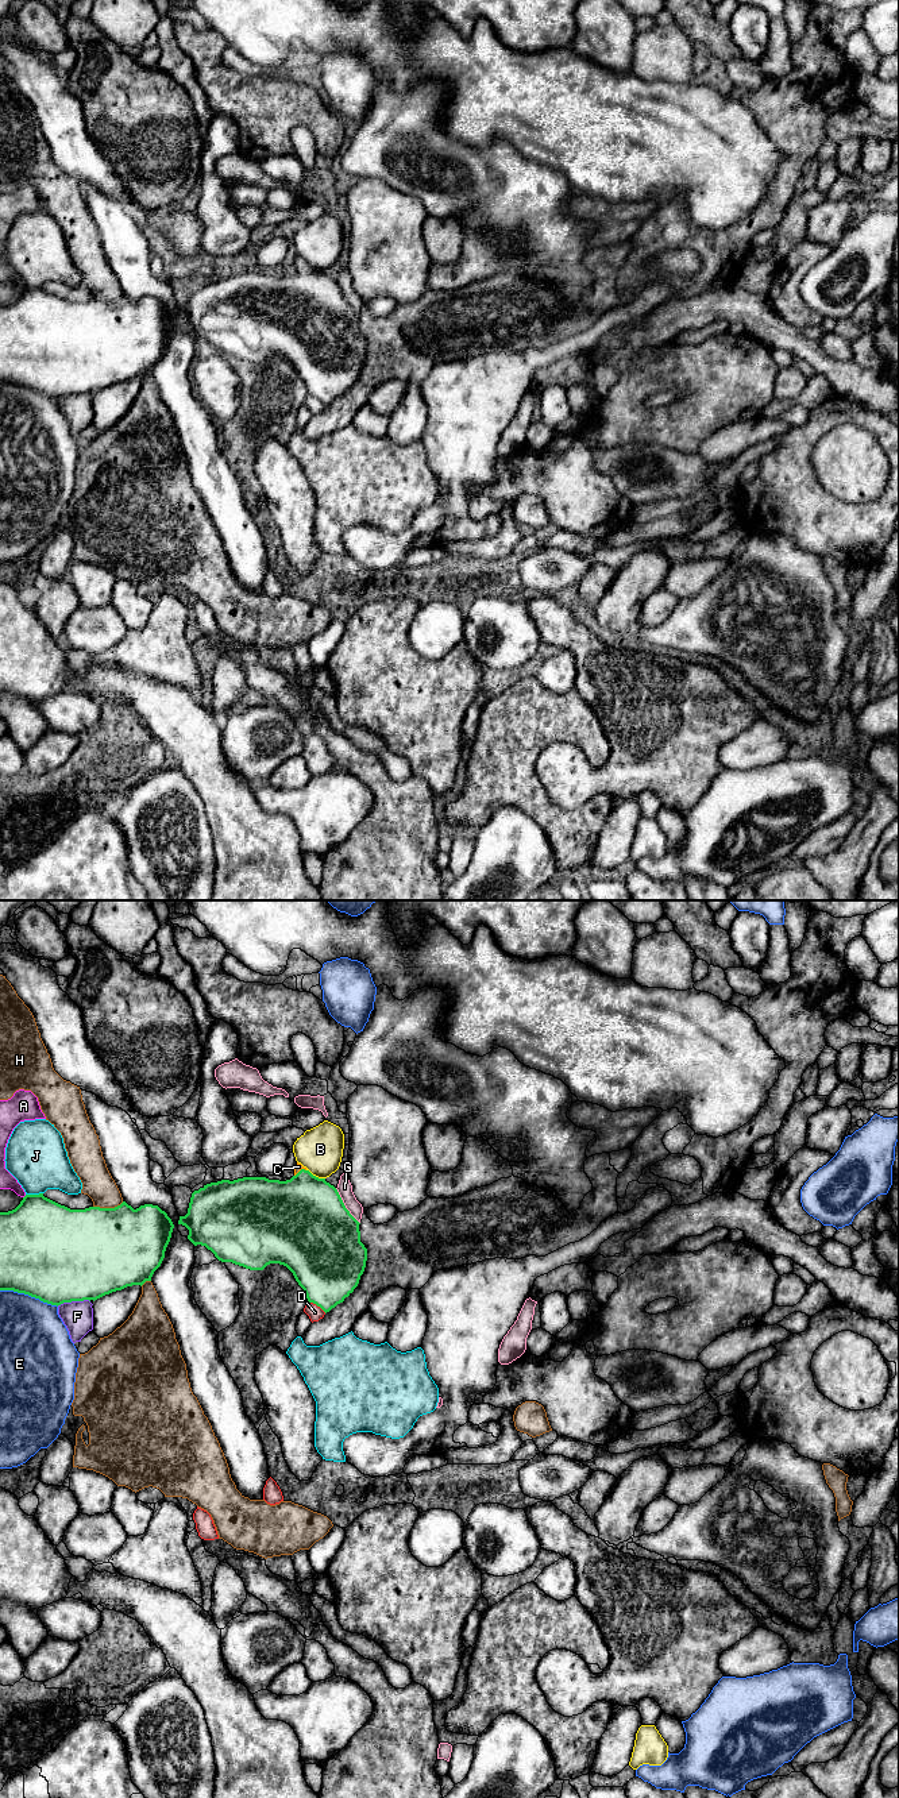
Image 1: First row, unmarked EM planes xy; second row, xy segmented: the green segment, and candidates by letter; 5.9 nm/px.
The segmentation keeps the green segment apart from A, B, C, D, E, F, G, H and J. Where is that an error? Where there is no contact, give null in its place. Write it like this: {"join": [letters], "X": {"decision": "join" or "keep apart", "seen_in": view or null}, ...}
{"join": ["C"], "A": {"decision": "keep apart", "seen_in": "xy"}, "B": {"decision": "keep apart", "seen_in": "xy"}, "C": {"decision": "join", "seen_in": "xy"}, "D": {"decision": "keep apart", "seen_in": "xy"}, "E": {"decision": "keep apart", "seen_in": "xy"}, "F": {"decision": "keep apart", "seen_in": "xy"}, "G": {"decision": "keep apart", "seen_in": "xy"}, "H": {"decision": "keep apart", "seen_in": "xy"}, "J": {"decision": "keep apart", "seen_in": "xy"}}

